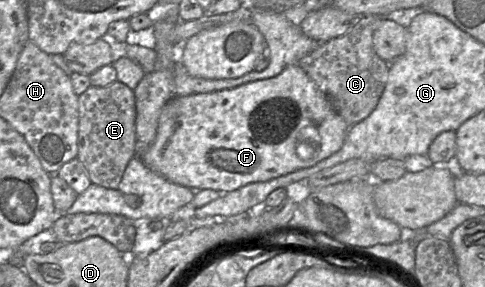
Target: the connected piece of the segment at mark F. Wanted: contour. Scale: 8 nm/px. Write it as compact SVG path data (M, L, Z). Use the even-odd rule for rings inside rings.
M299 64L287 66L279 75L242 84L231 89L209 93L176 96L162 109L155 141L142 156L142 162L151 171L163 176L168 181L188 187L192 190L212 189L220 193L234 191L249 183L265 182L291 172L314 166L319 161L336 153L344 144L349 124L335 110L328 96L307 75Z

